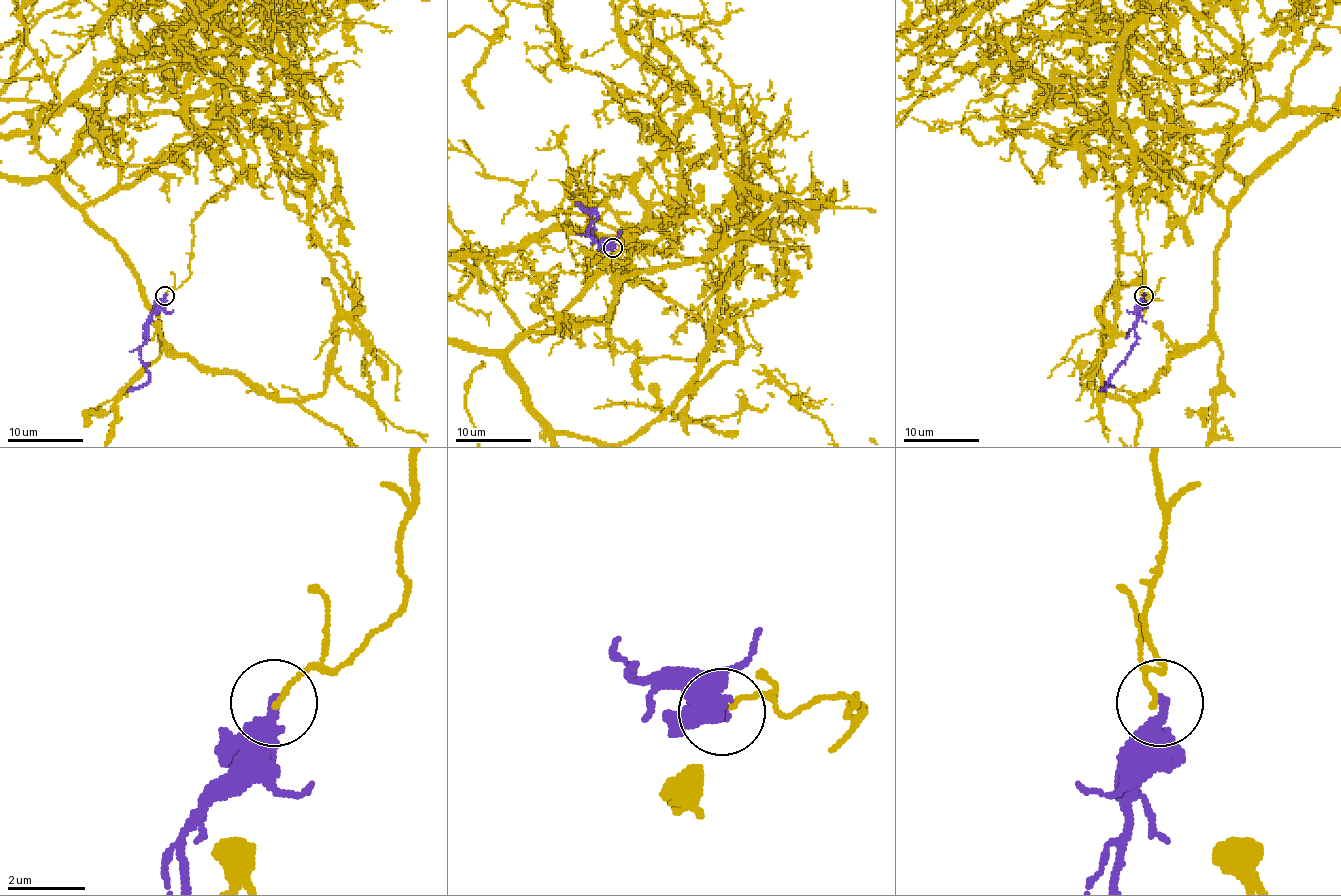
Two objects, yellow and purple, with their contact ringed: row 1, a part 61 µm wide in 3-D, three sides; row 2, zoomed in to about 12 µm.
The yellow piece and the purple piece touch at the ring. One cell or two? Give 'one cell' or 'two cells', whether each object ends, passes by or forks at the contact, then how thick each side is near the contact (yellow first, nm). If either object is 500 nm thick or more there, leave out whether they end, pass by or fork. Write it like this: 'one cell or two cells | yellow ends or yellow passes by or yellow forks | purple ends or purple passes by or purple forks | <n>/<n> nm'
two cells | yellow ends | purple ends | 120/400 nm

